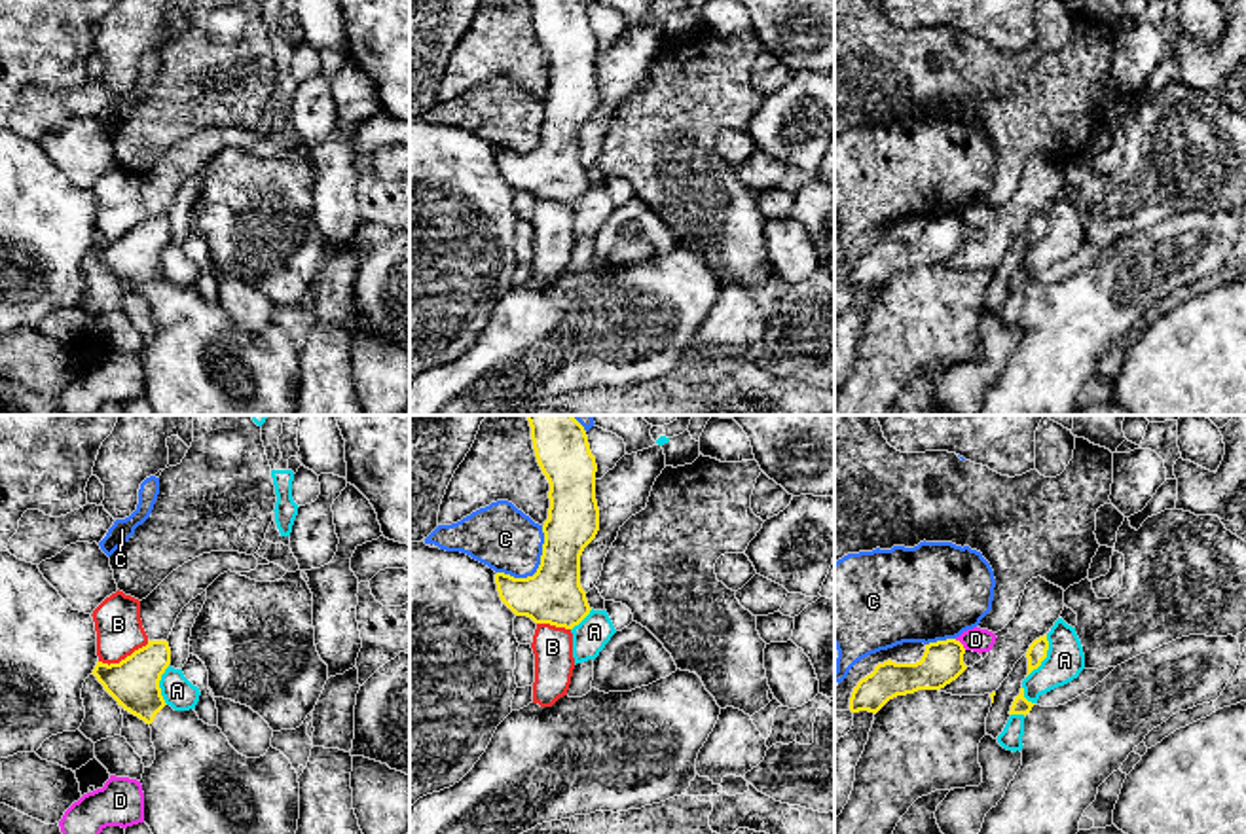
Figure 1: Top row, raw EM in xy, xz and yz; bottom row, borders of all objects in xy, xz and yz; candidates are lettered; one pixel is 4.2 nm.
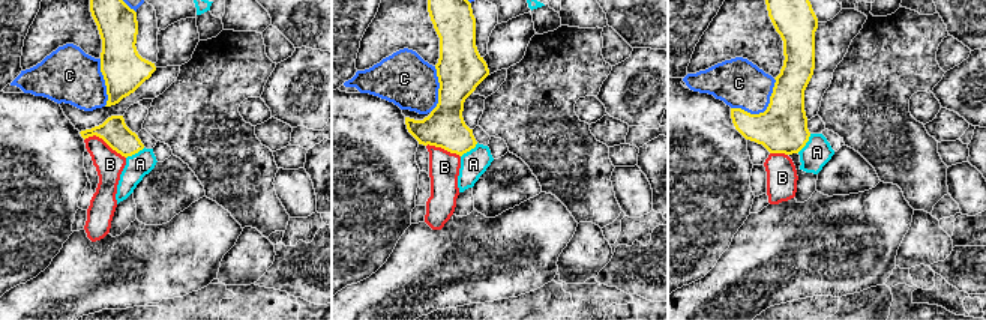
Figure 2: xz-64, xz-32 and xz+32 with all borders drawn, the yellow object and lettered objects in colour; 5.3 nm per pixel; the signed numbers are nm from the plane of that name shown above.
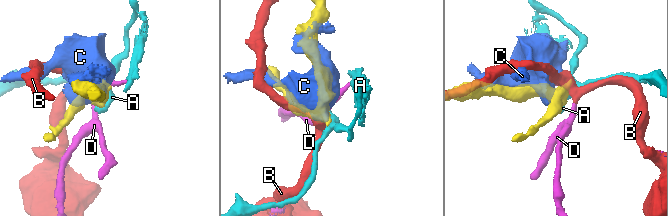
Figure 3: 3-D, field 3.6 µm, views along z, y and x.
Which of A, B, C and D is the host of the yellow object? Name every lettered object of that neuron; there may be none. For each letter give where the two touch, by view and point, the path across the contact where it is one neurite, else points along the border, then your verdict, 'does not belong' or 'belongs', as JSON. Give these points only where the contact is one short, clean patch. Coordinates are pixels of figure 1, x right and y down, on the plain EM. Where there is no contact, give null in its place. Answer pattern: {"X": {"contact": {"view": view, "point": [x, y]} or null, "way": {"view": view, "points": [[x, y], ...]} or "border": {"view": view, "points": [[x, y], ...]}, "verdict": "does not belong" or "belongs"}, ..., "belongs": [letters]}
{"A": {"contact": {"view": "yz", "point": [1045, 232]}, "border": {"view": "yz", "points": [[1047, 211], [1047, 232], [1026, 253]]}, "verdict": "does not belong"}, "B": {"contact": {"view": "xy", "point": [126, 234]}, "verdict": "does not belong"}, "C": {"contact": {"view": "xz", "point": [539, 143]}, "verdict": "does not belong"}, "D": {"contact": {"view": "yz", "point": [960, 218]}, "verdict": "does not belong"}, "belongs": []}

